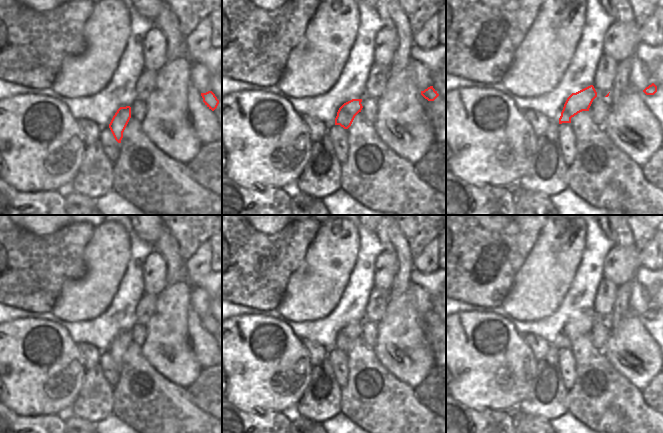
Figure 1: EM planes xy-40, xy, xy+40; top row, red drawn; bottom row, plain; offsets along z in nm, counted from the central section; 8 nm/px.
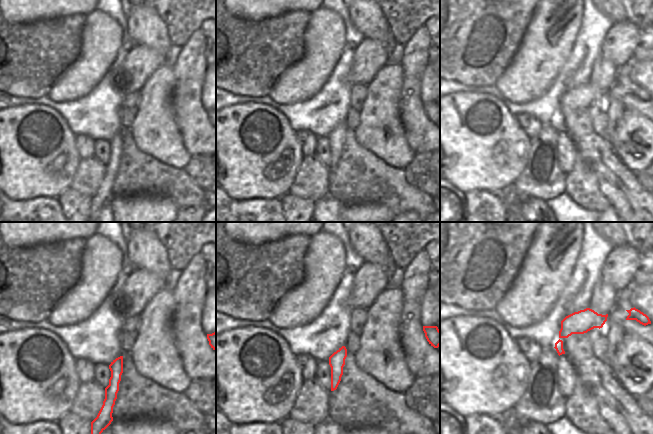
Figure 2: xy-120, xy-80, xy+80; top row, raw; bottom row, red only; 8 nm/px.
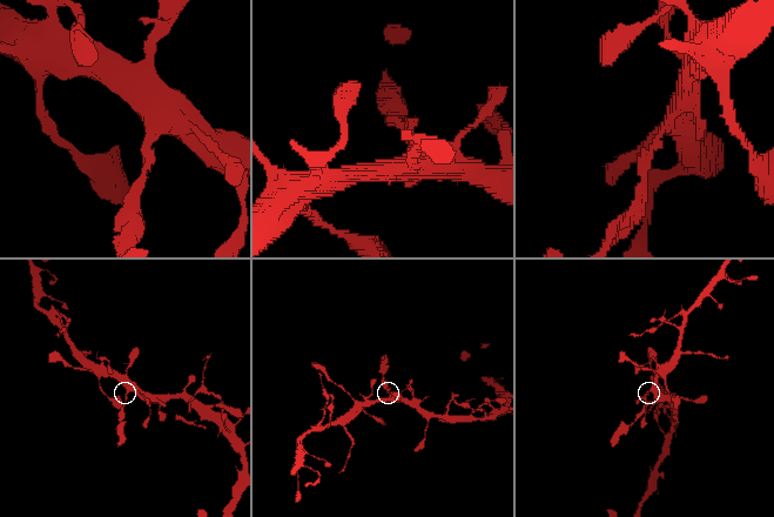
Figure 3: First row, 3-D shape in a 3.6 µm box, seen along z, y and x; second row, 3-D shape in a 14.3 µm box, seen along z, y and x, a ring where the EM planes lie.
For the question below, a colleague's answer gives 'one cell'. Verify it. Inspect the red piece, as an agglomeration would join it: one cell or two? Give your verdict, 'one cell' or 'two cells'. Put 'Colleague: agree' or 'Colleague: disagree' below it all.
two cells
Colleague: disagree

